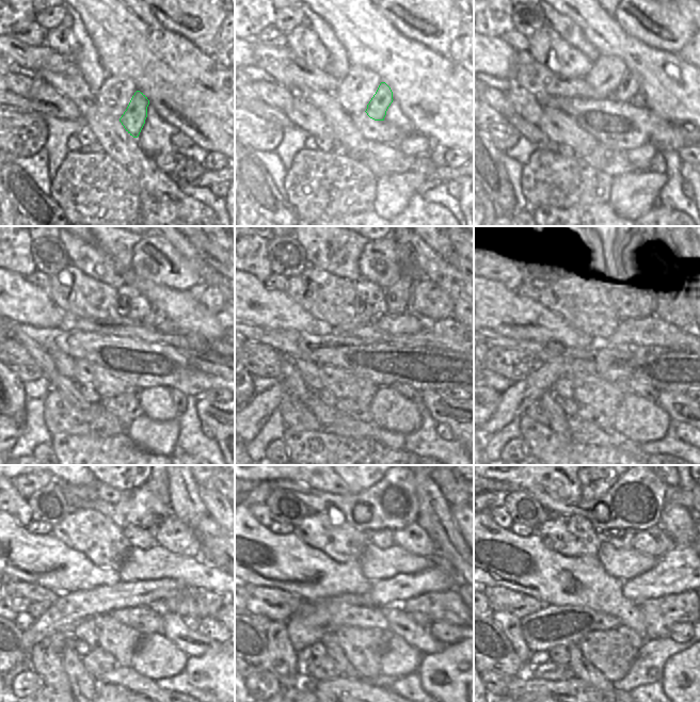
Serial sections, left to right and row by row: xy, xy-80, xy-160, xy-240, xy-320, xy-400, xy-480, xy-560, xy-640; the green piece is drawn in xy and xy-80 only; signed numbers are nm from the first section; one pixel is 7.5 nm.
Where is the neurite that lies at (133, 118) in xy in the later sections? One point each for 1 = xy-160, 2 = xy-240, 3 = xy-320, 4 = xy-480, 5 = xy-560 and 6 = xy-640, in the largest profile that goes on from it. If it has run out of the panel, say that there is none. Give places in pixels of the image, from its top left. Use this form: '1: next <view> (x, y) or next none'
1: next xy-160 (629, 86)
2: next xy-240 (156, 315)
3: next xy-320 (398, 296)
4: next xy-480 (160, 487)
5: next none
6: next none

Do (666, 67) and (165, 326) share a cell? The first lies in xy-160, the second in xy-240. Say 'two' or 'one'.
two

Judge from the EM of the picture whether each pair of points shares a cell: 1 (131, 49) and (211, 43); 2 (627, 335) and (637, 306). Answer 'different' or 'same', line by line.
1: different
2: different

